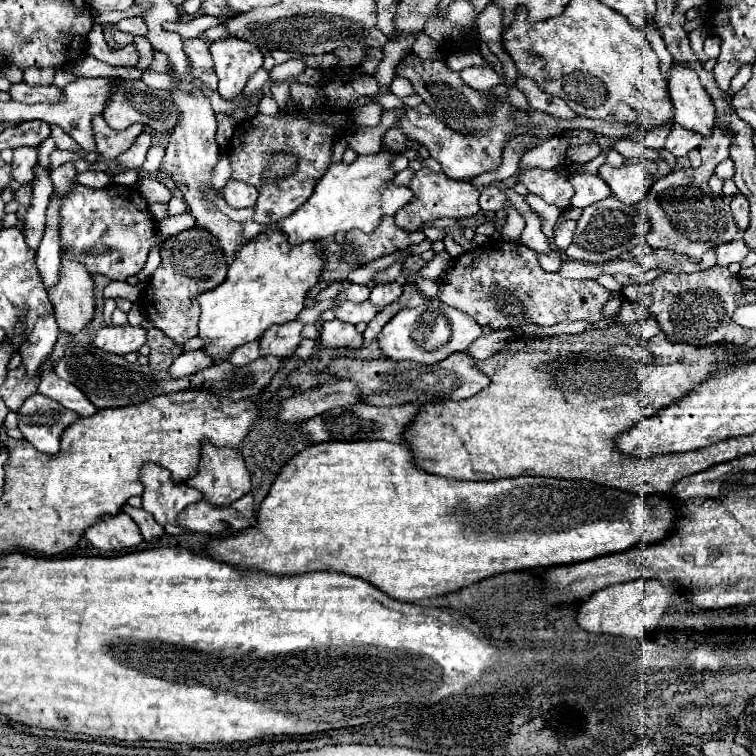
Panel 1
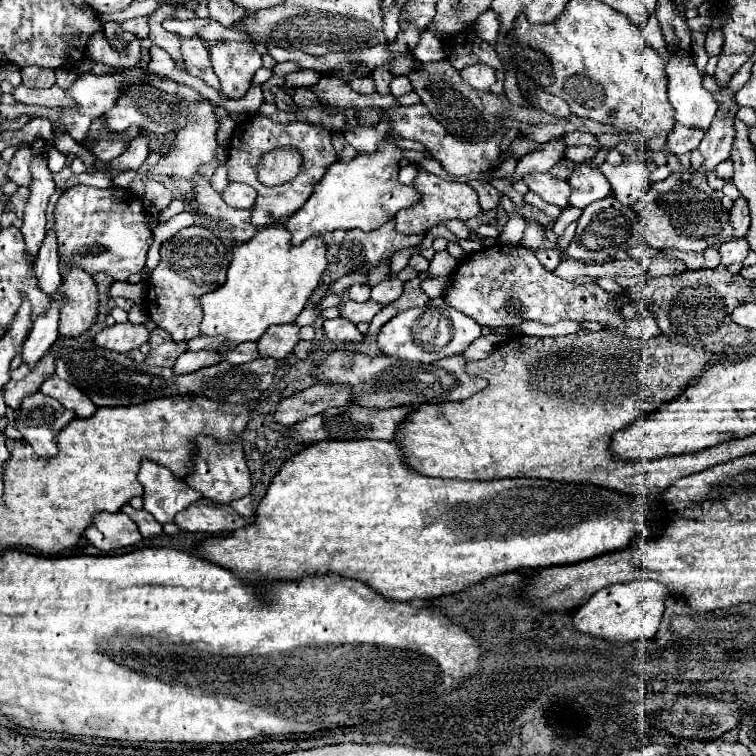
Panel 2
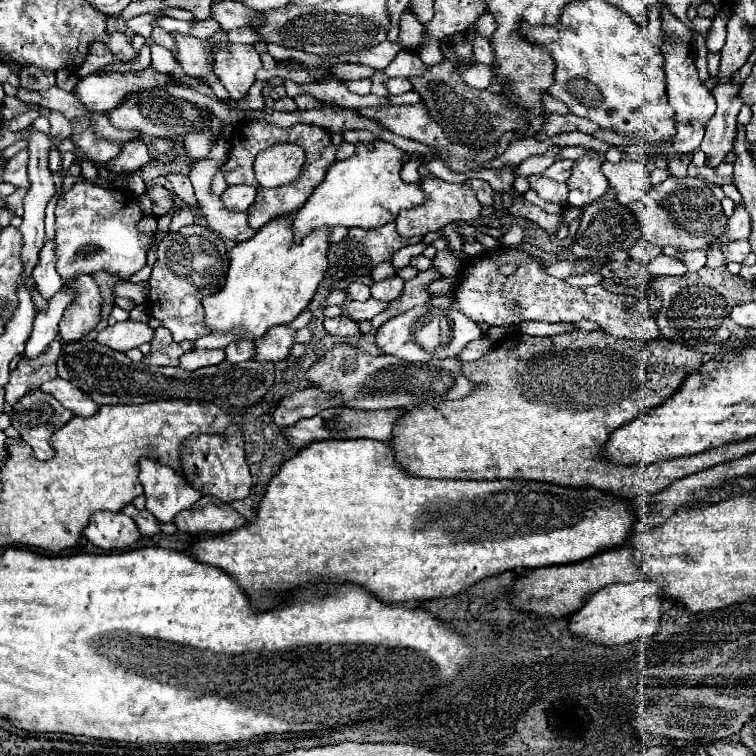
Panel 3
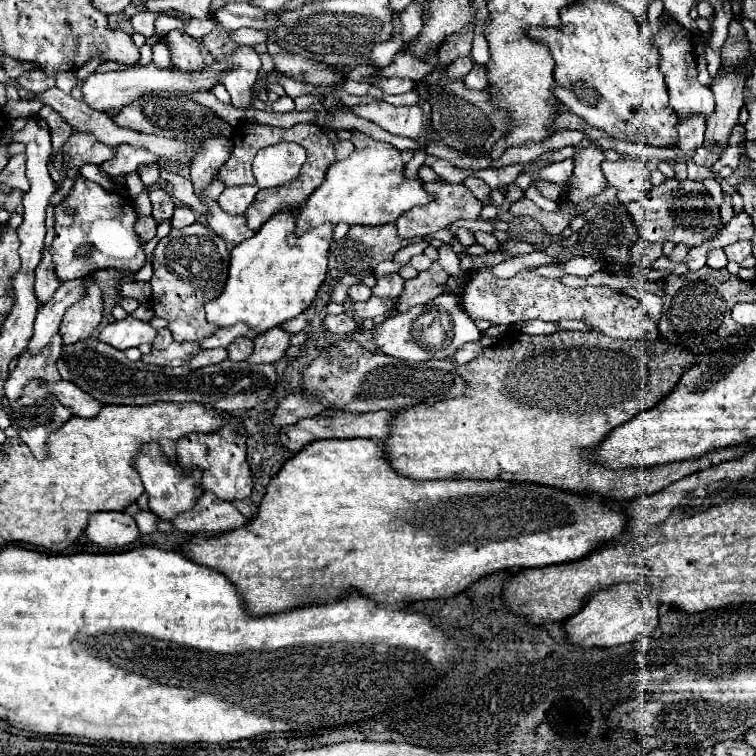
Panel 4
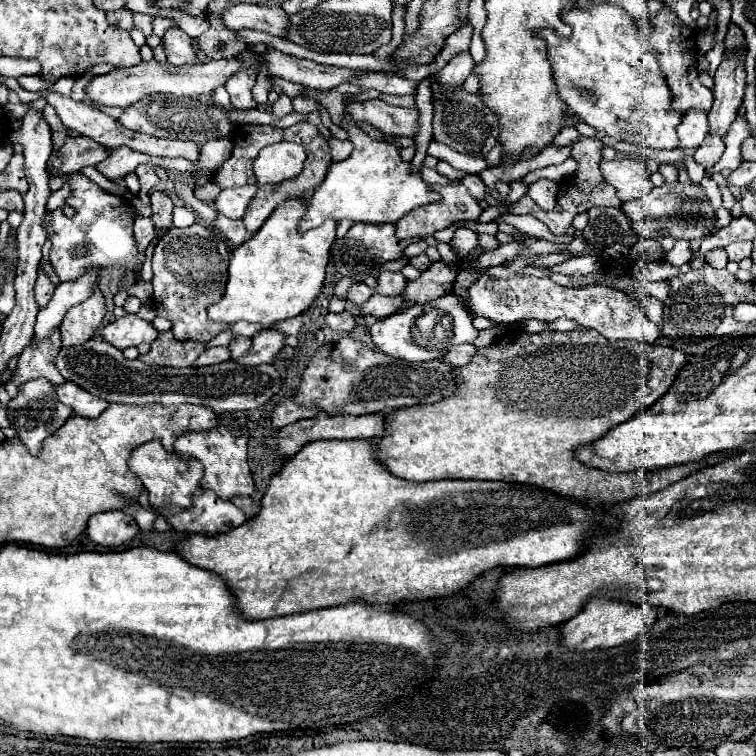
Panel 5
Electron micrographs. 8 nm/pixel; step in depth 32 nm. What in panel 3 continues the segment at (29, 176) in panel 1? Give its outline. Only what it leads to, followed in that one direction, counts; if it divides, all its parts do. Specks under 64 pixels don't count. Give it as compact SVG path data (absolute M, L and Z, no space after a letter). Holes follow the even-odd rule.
M22 150L12 160L8 160L4 170L4 182L12 182L18 188L28 188L30 180L26 166L28 166L28 150Z

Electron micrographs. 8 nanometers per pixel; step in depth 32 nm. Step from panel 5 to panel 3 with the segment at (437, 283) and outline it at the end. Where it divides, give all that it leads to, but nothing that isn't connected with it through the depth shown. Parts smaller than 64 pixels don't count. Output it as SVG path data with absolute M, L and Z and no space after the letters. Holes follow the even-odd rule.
M430 268L430 270L426 270L426 272L418 272L416 278L408 280L408 282L404 284L402 296L400 296L398 300L394 300L384 312L380 312L380 314L372 320L372 330L370 330L370 332L372 332L372 334L378 332L378 328L380 328L388 318L392 318L392 316L396 316L396 314L402 314L402 312L406 312L406 310L410 310L410 308L414 308L414 306L424 306L424 304L430 300L430 294L426 292L426 284L432 282L432 280L436 280L436 278L440 278L440 274L438 274L434 268Z

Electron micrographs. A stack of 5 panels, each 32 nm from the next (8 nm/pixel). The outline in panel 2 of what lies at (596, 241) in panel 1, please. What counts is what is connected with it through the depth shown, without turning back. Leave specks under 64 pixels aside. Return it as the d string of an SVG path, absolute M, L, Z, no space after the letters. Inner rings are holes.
M608 196L604 200L598 200L584 208L578 220L575 236L566 250L566 254L574 260L604 264L616 256L618 250L632 250L638 244L644 244L644 230L646 224L642 216L630 208L620 204L614 196Z

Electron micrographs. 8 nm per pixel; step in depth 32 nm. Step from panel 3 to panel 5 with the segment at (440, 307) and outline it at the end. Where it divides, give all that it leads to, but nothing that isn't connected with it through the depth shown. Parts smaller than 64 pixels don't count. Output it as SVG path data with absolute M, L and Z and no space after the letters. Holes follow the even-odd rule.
M454 294L440 296L424 306L412 306L404 312L390 314L384 320L374 322L370 332L378 350L408 362L444 358L454 346L474 342L478 338L478 330L472 324L472 316L468 316L462 300Z

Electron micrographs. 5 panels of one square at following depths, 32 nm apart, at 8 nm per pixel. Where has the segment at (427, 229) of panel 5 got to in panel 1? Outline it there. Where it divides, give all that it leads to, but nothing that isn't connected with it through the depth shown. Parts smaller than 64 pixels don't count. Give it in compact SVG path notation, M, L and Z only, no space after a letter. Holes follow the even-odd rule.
M422 168L414 174L412 182L408 184L412 188L414 198L408 202L404 208L396 212L396 224L402 230L418 230L422 222L436 220L436 218L464 218L464 216L474 216L480 206L478 206L478 190L470 182L460 182L452 180L442 172L434 172L430 168Z

